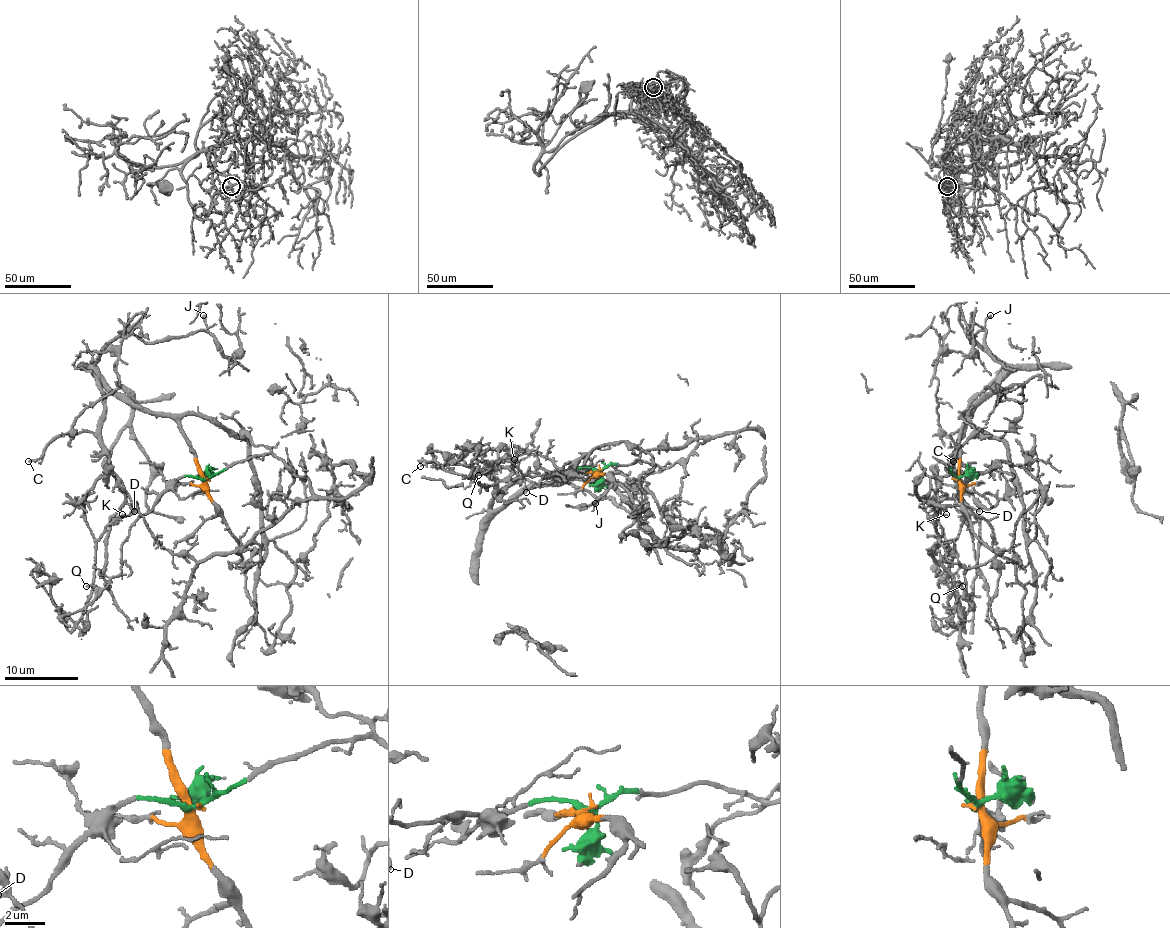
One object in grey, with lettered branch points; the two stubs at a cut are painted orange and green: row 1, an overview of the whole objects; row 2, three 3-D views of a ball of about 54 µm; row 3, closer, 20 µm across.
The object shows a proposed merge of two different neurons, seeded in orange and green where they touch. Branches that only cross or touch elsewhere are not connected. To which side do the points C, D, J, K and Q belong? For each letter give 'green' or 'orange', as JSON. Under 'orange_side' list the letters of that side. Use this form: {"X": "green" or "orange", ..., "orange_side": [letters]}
{"C": "orange", "D": "orange", "J": "orange", "K": "green", "Q": "green", "orange_side": ["C", "D", "J"]}

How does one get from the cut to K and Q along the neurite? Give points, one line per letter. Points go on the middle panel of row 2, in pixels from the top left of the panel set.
K: (597, 471), (684, 461), (703, 441), (646, 450), (605, 443), (557, 467), (535, 450), (514, 460)
Q: (597, 471), (590, 467), (529, 476), (511, 461), (494, 463), (485, 472), (477, 474)

